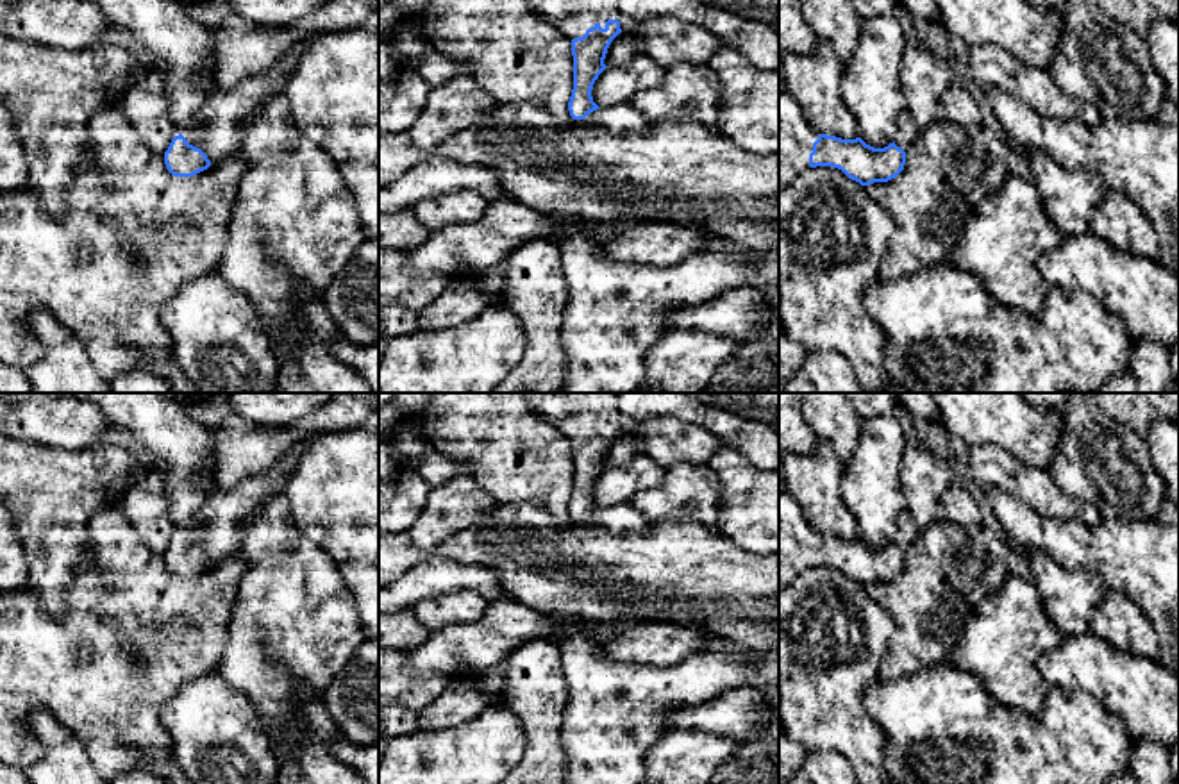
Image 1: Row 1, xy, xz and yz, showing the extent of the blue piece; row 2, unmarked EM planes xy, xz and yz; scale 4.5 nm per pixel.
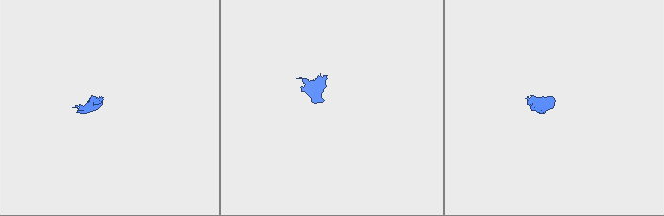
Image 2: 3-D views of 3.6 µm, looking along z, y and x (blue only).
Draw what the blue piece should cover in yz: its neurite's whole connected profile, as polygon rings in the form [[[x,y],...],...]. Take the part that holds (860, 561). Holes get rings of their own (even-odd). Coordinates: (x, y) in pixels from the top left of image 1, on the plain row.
[[[779,486],[779,595],[800,573],[816,566],[838,568],[861,586],[888,582],[904,570],[906,552],[918,536],[907,507],[899,516],[895,541],[884,548],[874,548],[861,538],[820,534]]]

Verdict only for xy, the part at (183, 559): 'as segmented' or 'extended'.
extended

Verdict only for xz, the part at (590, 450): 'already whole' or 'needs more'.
needs more

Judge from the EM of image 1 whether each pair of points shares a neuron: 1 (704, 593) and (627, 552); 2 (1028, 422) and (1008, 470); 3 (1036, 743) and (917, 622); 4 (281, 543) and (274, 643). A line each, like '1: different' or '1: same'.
1: same
2: different
3: different
4: same

